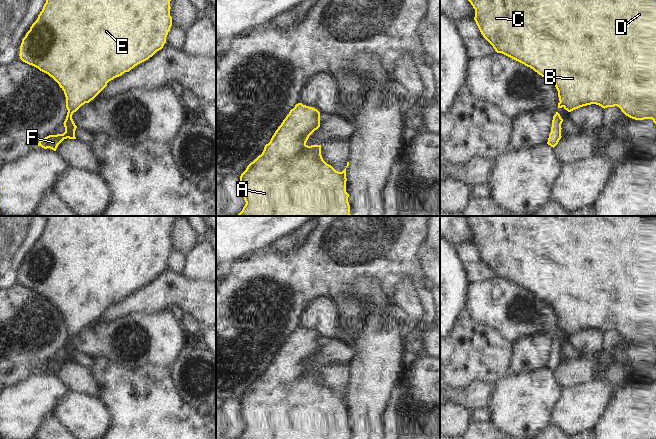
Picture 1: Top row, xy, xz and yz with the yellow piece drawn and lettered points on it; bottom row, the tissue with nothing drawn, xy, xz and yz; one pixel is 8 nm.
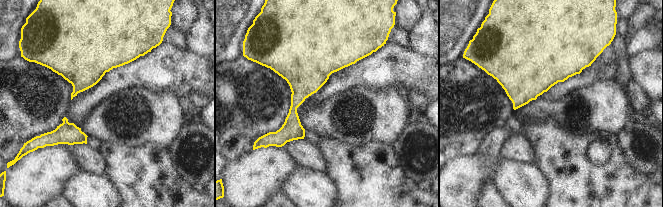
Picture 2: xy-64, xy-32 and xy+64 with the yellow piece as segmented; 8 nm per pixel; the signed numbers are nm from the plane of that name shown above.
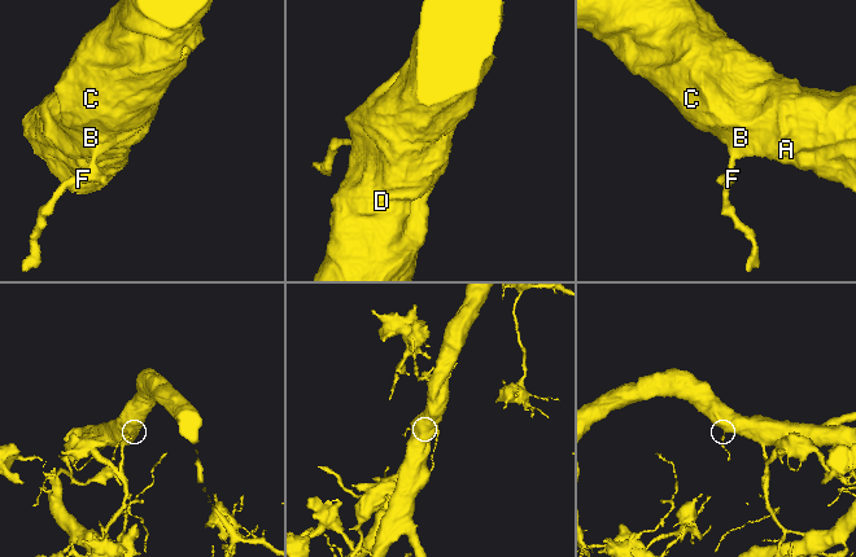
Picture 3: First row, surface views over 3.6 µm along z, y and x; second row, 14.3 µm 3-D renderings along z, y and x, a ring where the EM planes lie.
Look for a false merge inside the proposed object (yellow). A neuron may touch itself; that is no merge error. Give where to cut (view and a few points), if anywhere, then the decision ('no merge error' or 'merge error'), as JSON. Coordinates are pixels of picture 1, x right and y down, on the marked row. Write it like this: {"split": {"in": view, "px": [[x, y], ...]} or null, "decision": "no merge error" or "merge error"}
{"split": null, "decision": "no merge error"}

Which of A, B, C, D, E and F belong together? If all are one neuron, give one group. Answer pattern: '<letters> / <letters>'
A B C D E F

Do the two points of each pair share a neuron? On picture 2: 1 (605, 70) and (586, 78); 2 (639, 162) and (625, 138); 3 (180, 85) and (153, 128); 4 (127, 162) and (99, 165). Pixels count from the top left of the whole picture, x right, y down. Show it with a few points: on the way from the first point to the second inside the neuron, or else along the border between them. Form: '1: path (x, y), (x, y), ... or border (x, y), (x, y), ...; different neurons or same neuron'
1: path (600, 70), (591, 75); same neuron
2: path (639, 156), (631, 144); same neuron
3: border (150, 89), (170, 90), (173, 93); different neurons
4: border (98, 151), (105, 162), (106, 175); different neurons

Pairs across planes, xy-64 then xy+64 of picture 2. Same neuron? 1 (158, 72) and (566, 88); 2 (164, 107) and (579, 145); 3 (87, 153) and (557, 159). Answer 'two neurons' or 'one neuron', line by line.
1: two neurons
2: two neurons
3: two neurons

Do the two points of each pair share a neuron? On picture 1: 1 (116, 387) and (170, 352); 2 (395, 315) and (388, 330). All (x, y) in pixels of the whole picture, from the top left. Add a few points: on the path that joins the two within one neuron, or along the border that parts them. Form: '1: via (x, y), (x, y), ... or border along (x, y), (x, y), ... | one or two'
1: border along (168, 368), (145, 365), (127, 370) | two
2: border along (393, 303), (382, 317), (392, 320), (398, 328) | two

